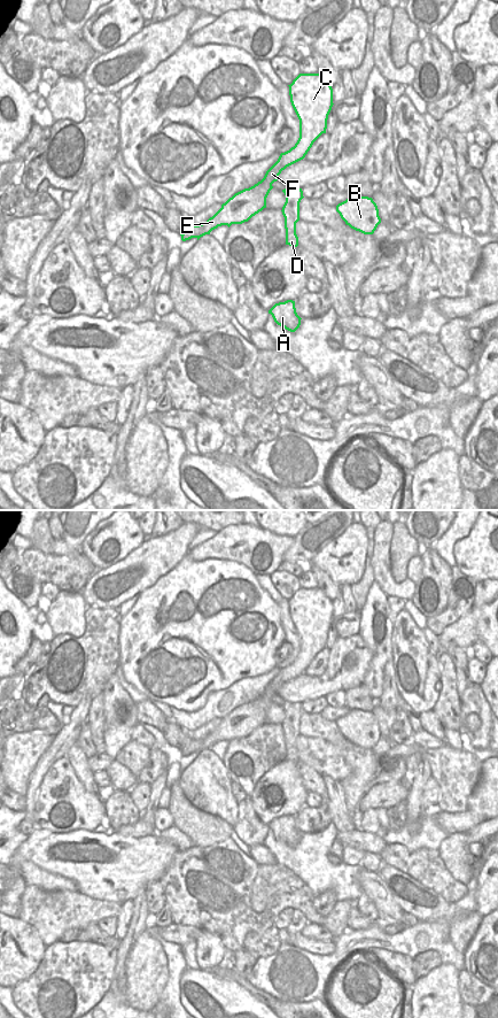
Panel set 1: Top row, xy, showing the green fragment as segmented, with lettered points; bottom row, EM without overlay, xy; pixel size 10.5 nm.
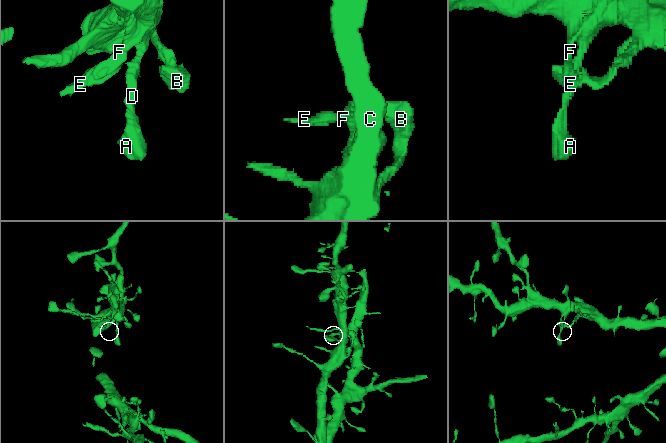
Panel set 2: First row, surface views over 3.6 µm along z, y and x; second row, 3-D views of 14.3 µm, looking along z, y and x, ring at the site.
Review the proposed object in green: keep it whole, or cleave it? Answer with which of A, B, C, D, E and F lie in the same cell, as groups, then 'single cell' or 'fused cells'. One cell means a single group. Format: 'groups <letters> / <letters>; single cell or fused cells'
groups A B C D E F; single cell

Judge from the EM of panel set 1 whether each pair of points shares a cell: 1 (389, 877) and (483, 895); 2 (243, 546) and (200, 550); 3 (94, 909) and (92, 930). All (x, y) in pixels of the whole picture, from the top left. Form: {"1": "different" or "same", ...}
{"1": "different", "2": "same", "3": "different"}

